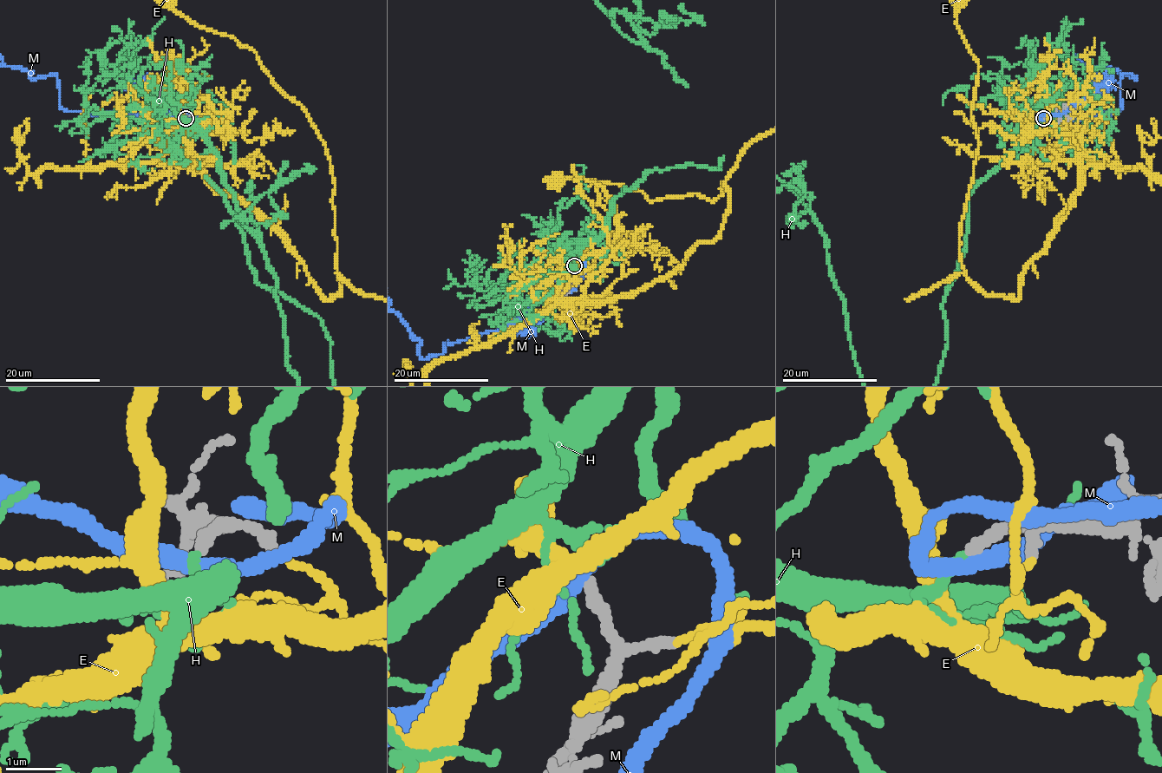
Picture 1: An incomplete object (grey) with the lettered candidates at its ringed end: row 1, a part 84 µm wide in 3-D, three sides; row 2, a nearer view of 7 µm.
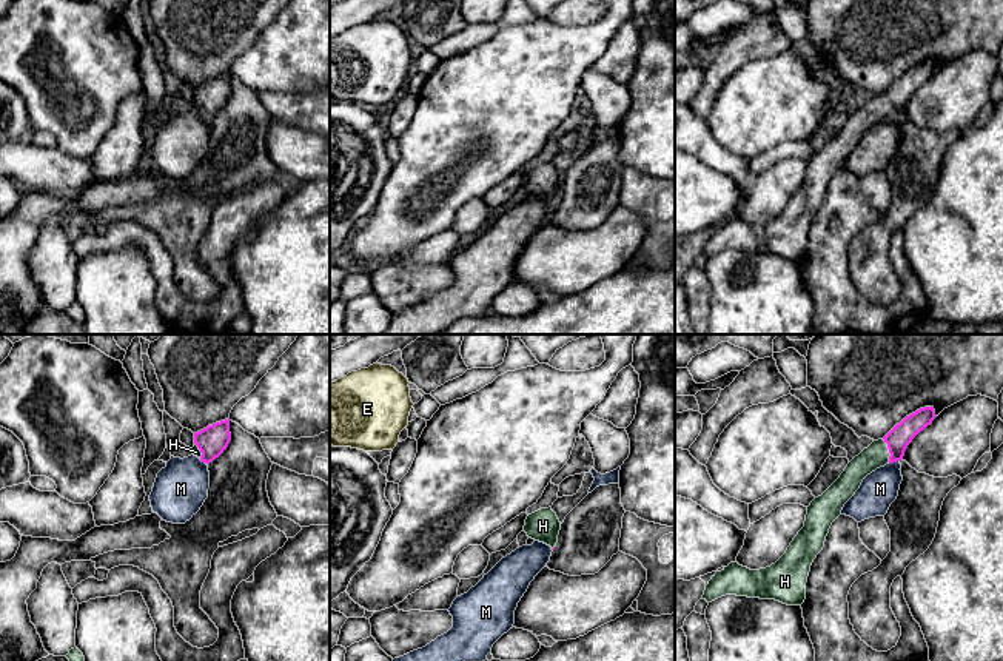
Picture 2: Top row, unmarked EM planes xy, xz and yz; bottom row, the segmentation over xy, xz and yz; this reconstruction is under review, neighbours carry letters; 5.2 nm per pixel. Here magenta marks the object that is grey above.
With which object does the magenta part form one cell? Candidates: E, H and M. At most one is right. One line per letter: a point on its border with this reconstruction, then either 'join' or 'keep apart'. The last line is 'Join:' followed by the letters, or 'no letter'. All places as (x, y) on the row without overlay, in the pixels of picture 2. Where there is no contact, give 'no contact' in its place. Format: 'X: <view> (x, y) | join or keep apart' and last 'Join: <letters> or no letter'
E: no contact | keep apart
H: yz (889, 107) | join
M: yz (894, 116) | keep apart
Join: H

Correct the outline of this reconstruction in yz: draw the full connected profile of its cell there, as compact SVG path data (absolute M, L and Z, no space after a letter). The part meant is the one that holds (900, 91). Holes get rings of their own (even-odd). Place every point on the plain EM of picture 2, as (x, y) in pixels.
M934 62L920 63L897 79L883 94L874 96L847 119L821 151L810 157L804 182L775 219L750 225L738 217L730 217L712 231L703 254L712 257L726 250L736 250L801 260L806 254L810 220L823 205L829 183L841 169L844 159L867 129L886 119L901 116L912 94L934 74Z

